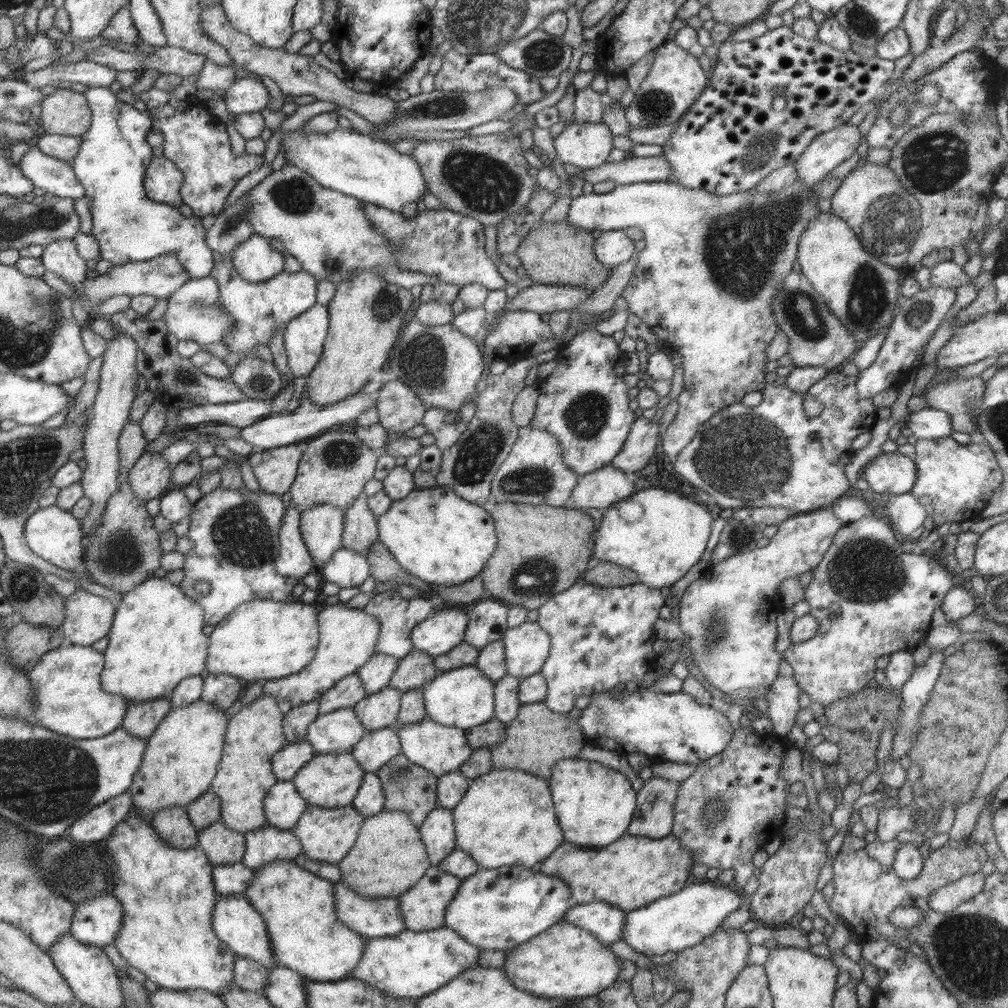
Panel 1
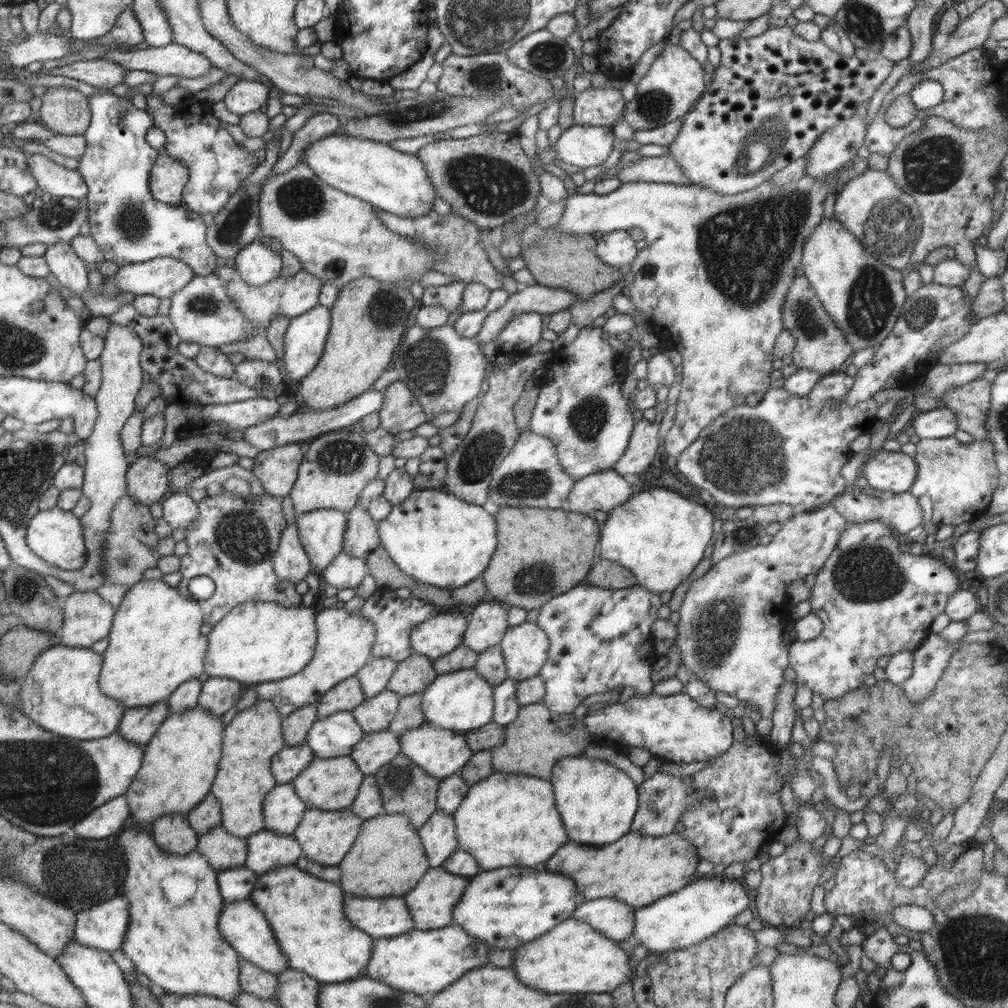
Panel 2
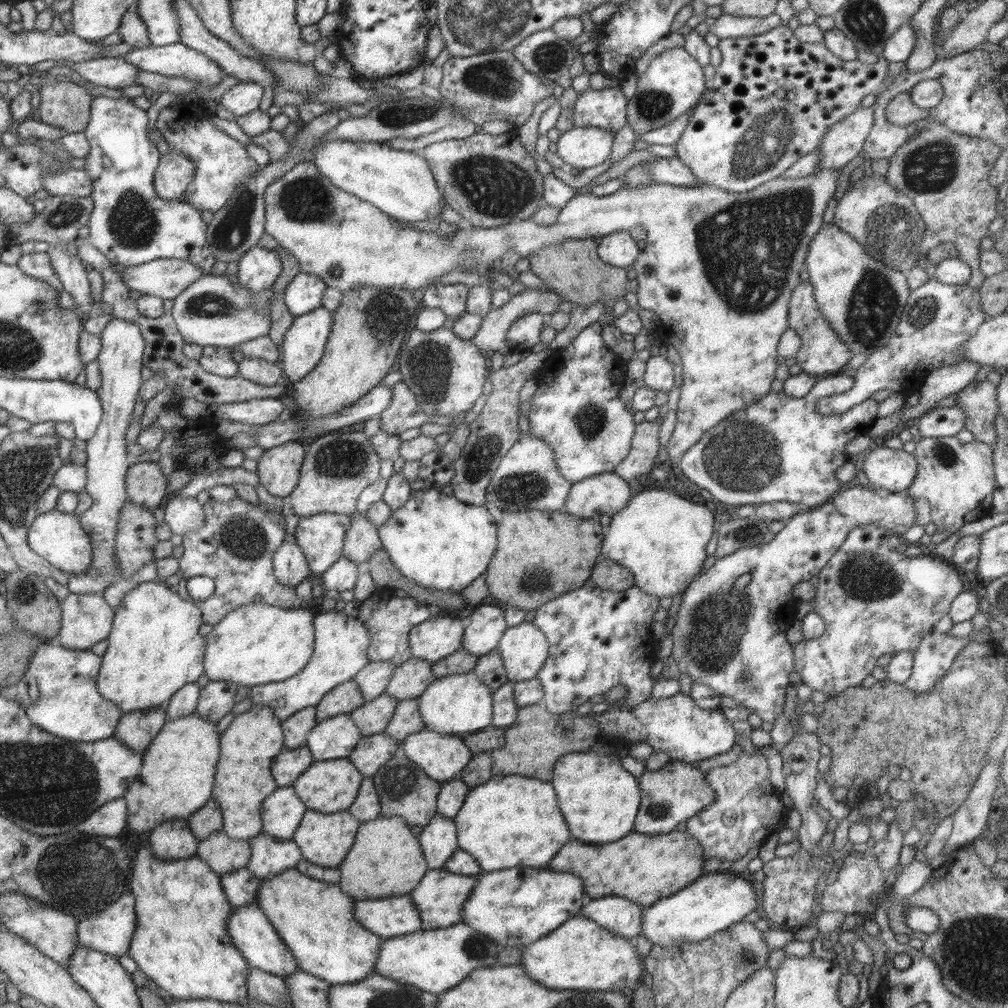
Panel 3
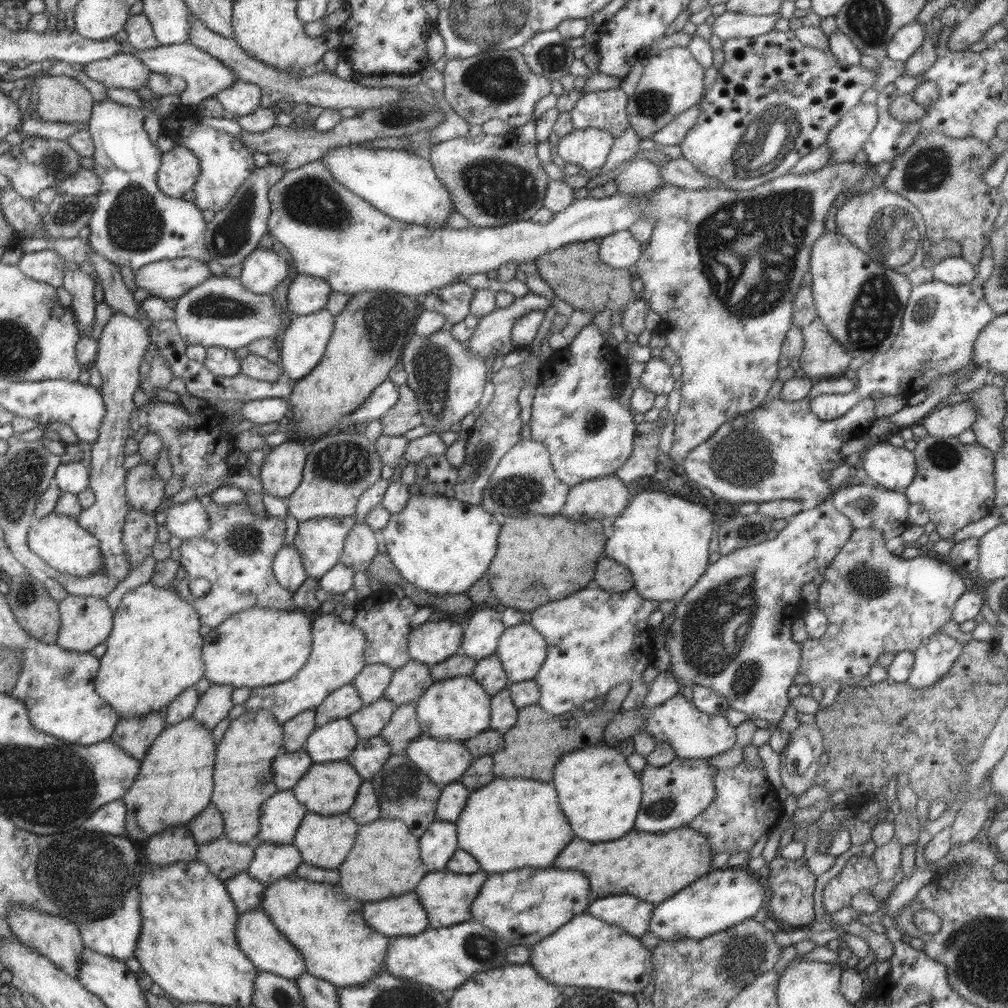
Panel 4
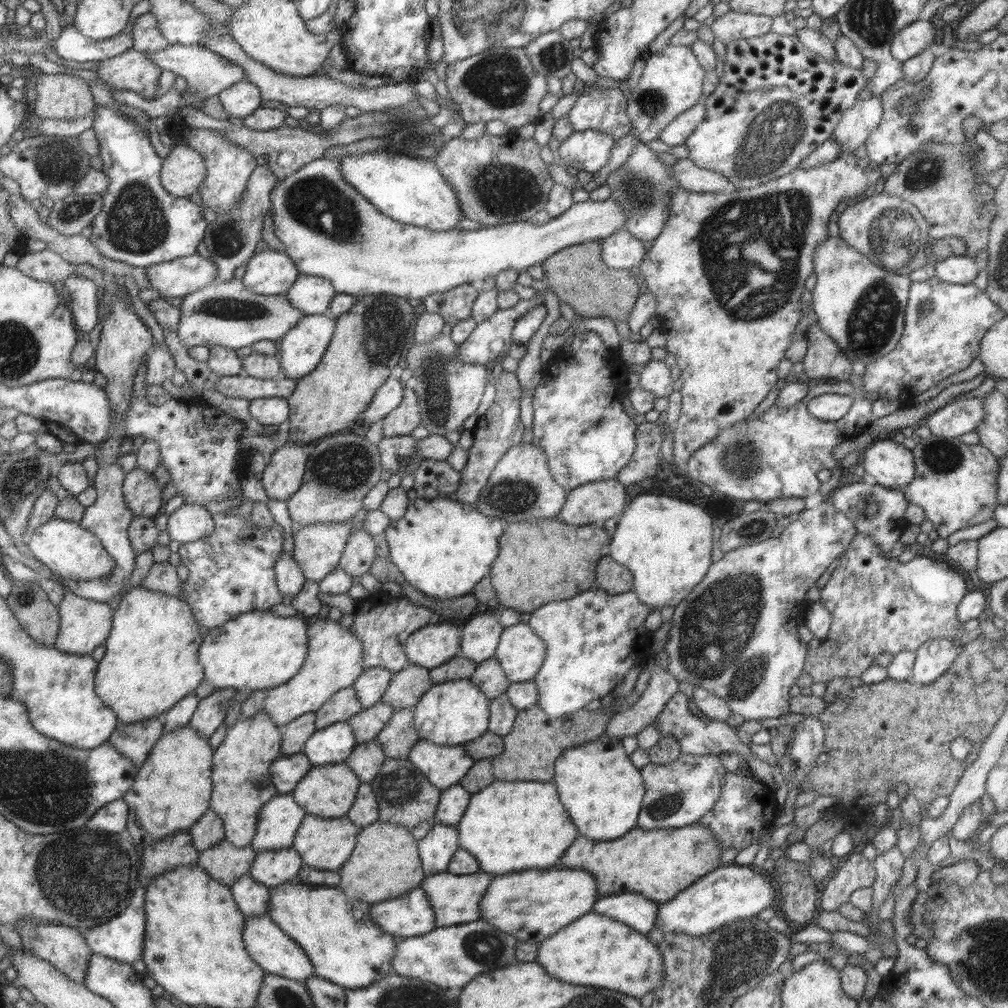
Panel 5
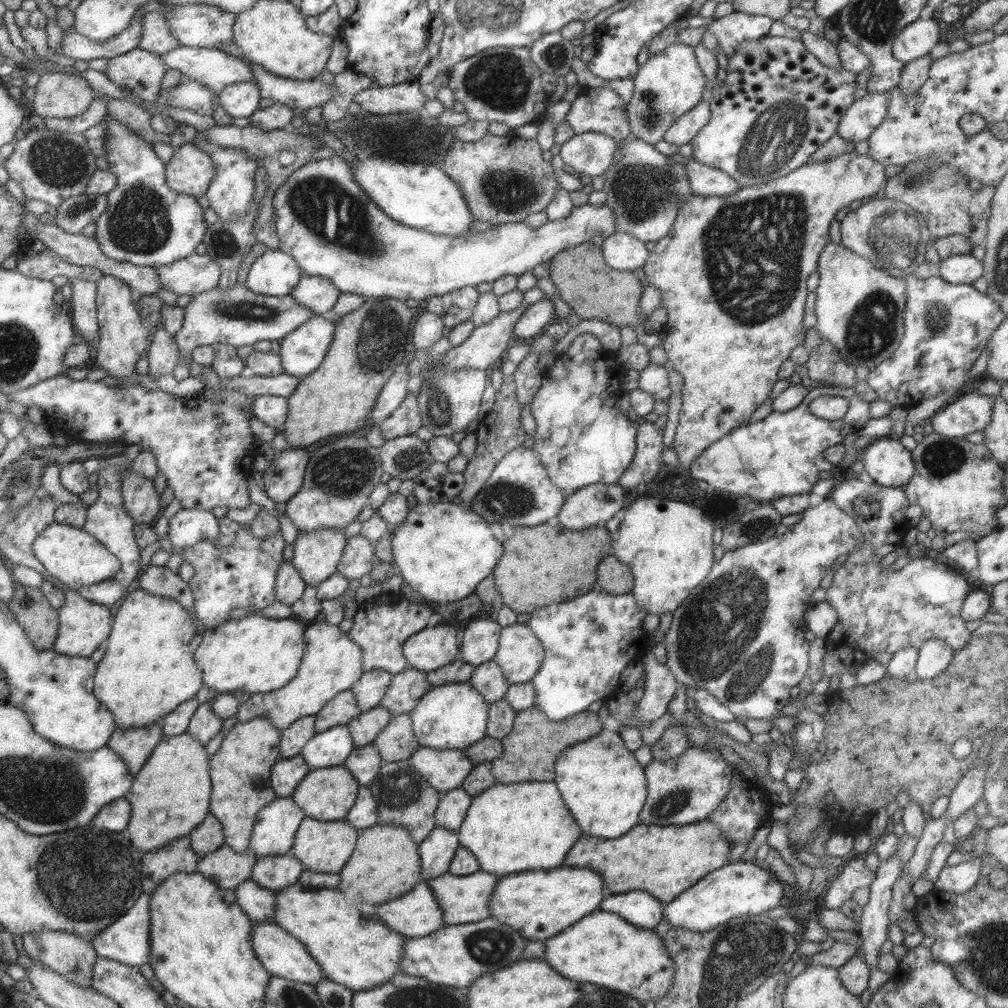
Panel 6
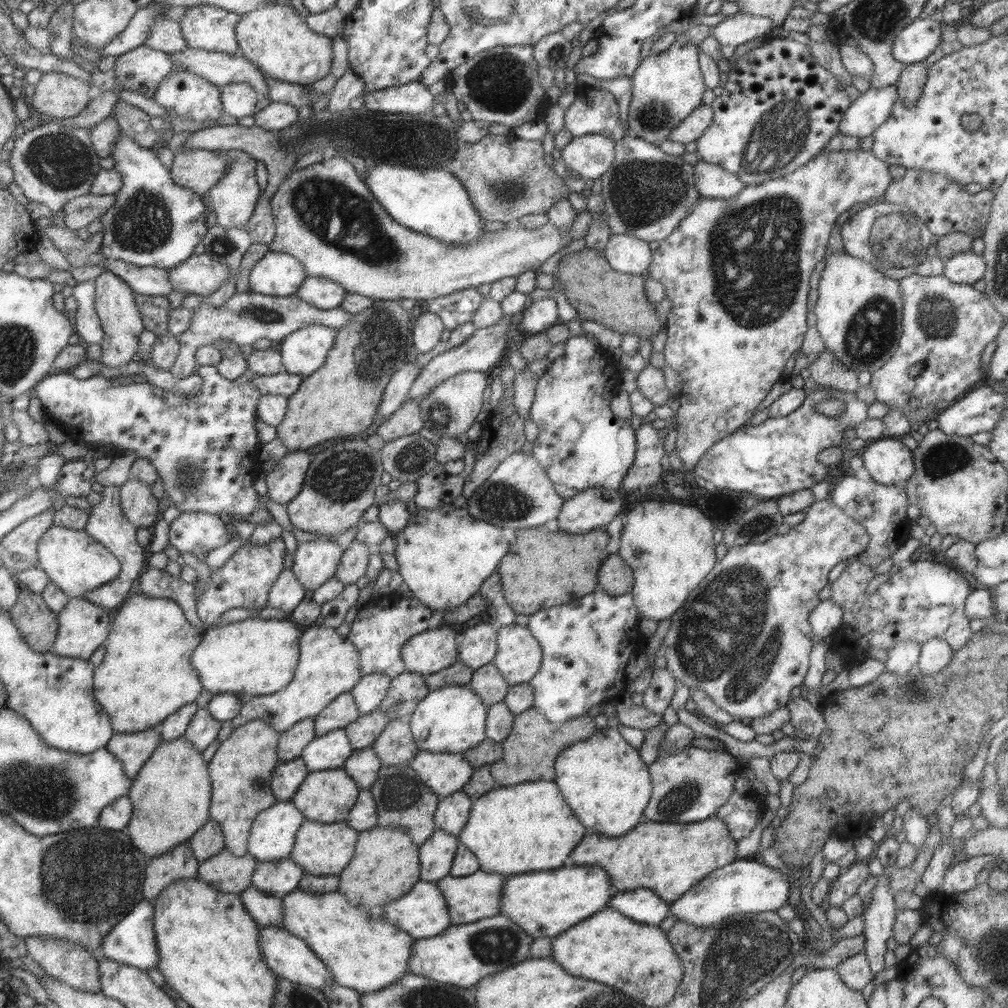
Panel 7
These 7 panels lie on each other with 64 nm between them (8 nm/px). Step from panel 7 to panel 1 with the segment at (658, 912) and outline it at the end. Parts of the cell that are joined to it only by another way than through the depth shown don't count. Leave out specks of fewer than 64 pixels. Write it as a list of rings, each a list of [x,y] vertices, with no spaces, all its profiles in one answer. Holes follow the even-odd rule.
[[[593,901],[574,904],[561,921],[567,921],[595,935],[602,943],[611,943],[621,938],[625,928],[626,912],[607,901]]]

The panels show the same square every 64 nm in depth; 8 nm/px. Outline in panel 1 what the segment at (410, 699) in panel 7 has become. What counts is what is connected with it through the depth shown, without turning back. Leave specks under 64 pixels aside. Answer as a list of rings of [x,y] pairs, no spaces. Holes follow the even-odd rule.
[[[411,649],[411,652],[398,659],[397,668],[393,671],[388,686],[401,693],[417,688],[422,689],[438,673],[434,665],[434,657]]]

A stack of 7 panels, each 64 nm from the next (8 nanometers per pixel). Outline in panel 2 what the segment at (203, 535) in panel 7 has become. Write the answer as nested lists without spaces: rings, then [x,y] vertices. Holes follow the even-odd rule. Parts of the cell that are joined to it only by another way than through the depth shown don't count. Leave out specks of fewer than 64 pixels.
[[[168,492],[161,501],[161,516],[171,528],[187,528],[197,518],[197,503],[185,493]]]

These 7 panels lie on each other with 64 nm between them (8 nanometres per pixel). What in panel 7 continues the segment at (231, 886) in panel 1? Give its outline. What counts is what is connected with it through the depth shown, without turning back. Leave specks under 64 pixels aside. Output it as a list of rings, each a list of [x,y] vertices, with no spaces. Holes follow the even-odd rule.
[[[252,885],[239,892],[239,899],[245,911],[260,926],[281,926],[283,918],[283,902],[280,898],[259,892]]]

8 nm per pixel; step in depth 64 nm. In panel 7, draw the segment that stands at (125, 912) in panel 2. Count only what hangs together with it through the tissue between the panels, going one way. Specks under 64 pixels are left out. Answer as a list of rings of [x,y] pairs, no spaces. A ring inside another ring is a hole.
[[[143,898],[133,906],[121,920],[107,932],[107,936],[99,944],[100,958],[108,958],[123,965],[133,966],[139,970],[157,969],[159,955],[155,945],[155,933],[153,933],[153,905],[149,900]]]

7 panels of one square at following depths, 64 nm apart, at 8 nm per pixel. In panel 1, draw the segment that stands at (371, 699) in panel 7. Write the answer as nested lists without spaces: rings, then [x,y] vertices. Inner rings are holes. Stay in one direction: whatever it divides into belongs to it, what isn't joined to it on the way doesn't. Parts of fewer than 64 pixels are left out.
[[[373,653],[367,662],[357,669],[366,695],[376,694],[388,686],[391,675],[397,668],[398,659],[389,654]]]

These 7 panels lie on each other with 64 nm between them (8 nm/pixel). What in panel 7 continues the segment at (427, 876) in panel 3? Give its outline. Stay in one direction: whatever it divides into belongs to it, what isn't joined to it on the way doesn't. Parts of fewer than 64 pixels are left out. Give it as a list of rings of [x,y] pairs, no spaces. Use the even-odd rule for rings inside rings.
[[[481,869],[476,870],[469,876],[454,877],[450,874],[437,880],[435,885],[439,887],[443,901],[447,905],[447,915],[449,915],[449,924],[467,924],[489,918],[497,914],[499,910],[499,898],[501,898],[501,882],[505,878],[501,878],[502,874],[487,873]]]

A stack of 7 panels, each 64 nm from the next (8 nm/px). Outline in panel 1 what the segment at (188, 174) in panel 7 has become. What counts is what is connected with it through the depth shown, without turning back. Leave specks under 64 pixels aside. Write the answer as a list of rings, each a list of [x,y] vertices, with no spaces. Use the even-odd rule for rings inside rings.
[[[153,158],[143,172],[143,191],[152,201],[179,207],[182,204],[179,197],[182,176],[181,170],[167,158]]]

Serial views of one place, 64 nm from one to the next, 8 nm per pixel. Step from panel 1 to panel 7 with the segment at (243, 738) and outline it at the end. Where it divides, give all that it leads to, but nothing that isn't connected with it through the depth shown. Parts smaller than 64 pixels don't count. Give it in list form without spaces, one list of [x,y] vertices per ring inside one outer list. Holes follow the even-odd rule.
[[[260,719],[245,722],[219,743],[207,764],[211,786],[208,814],[220,826],[225,849],[235,856],[243,856],[247,852],[253,819],[276,801],[270,788],[270,778],[273,768],[279,763],[277,743],[278,732],[267,722]]]

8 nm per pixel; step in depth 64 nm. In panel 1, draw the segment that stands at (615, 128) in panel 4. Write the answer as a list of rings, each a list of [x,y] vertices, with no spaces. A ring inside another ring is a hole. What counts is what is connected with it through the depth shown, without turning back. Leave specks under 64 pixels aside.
[[[585,87],[574,97],[573,122],[603,123],[603,114],[616,102],[606,92],[593,92]]]

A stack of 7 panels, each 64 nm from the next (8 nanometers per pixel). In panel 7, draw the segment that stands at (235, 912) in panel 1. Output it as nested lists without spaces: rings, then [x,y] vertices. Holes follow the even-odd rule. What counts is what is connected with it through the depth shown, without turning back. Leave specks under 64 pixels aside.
[[[260,926],[259,951],[261,951],[267,967],[283,980],[320,991],[334,983],[333,975],[325,967],[325,963],[309,949],[309,946],[301,938],[293,936],[279,926]]]

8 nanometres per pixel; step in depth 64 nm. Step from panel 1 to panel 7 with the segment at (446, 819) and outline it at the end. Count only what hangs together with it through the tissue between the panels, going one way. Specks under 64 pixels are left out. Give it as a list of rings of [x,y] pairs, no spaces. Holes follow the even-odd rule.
[[[436,828],[427,841],[418,845],[419,878],[435,883],[447,876],[455,856],[457,838]]]

